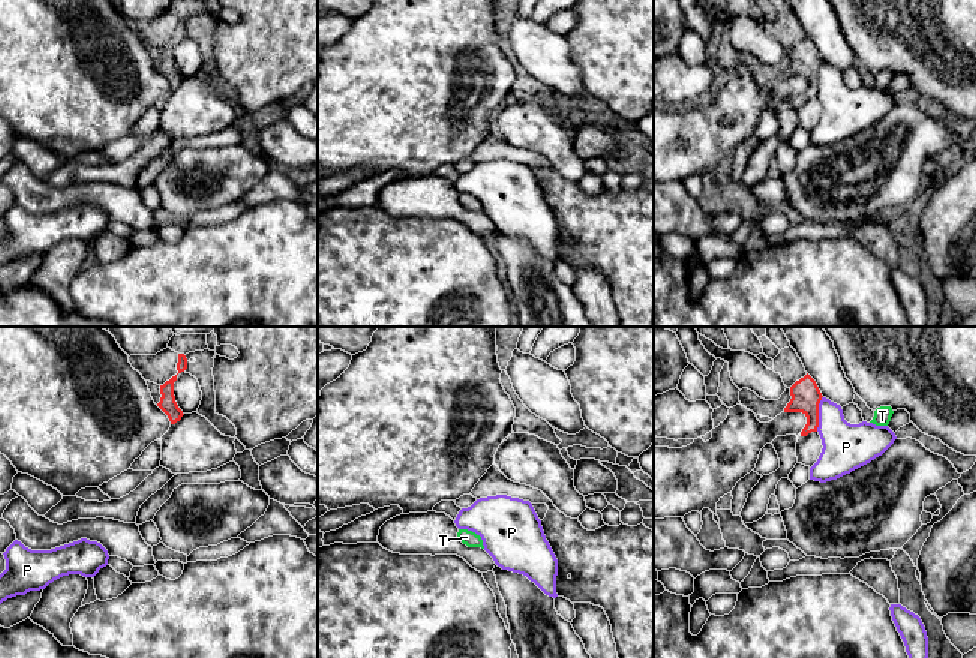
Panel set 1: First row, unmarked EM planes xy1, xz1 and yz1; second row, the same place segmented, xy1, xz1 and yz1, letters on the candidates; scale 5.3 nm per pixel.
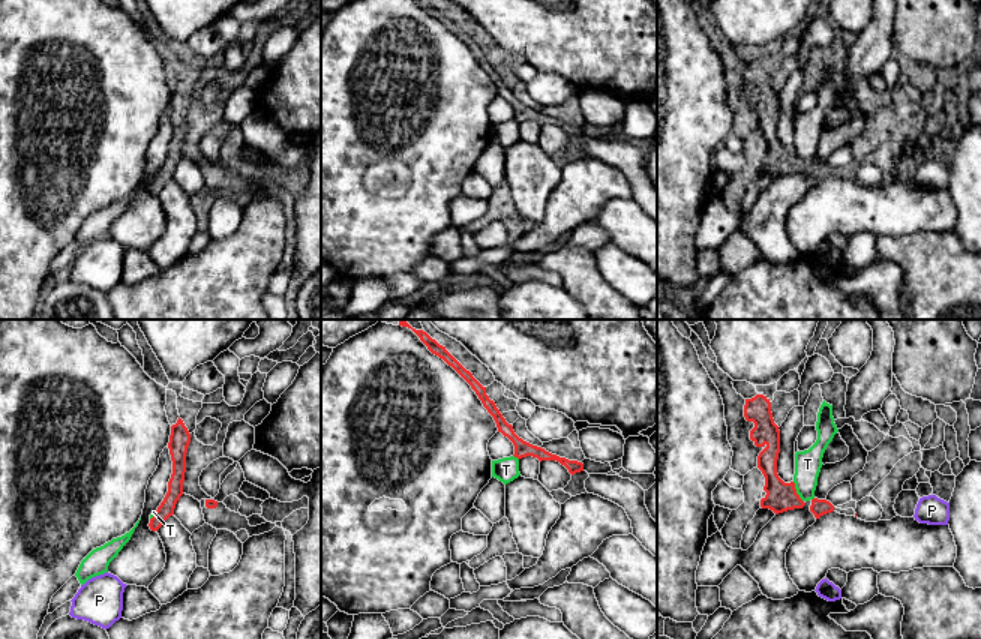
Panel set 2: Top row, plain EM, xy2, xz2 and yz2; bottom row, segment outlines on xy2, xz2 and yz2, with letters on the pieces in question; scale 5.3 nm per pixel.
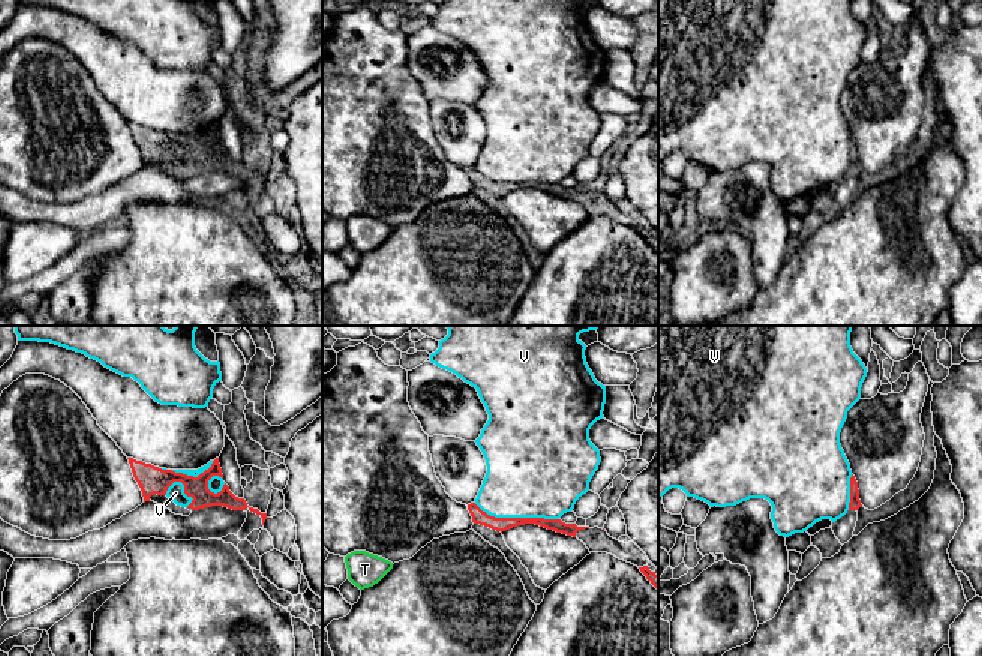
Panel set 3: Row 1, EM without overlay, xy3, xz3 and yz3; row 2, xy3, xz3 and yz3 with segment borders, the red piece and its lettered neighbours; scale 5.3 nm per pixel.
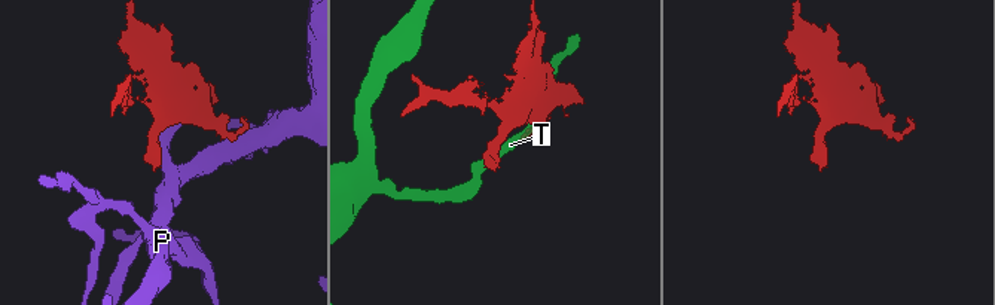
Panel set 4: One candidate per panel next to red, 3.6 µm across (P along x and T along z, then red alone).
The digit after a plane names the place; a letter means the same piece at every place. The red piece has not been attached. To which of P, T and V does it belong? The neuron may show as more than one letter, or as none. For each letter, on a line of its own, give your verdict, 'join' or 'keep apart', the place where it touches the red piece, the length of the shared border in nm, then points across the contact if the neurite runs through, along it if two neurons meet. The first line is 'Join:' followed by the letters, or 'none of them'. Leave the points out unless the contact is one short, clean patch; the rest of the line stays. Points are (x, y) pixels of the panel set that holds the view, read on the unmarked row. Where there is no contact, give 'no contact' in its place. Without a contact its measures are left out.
Join: none of them
P: keep apart | yz1 (817, 78) | 190 nm
T: keep apart | yz2 (795, 156) | 130 nm | along yz2 (792, 146), (803, 165)
V: keep apart | xz3 (516, 182) | 460 nm | along xz3 (474, 167), (495, 180), (543, 180), (558, 183)

